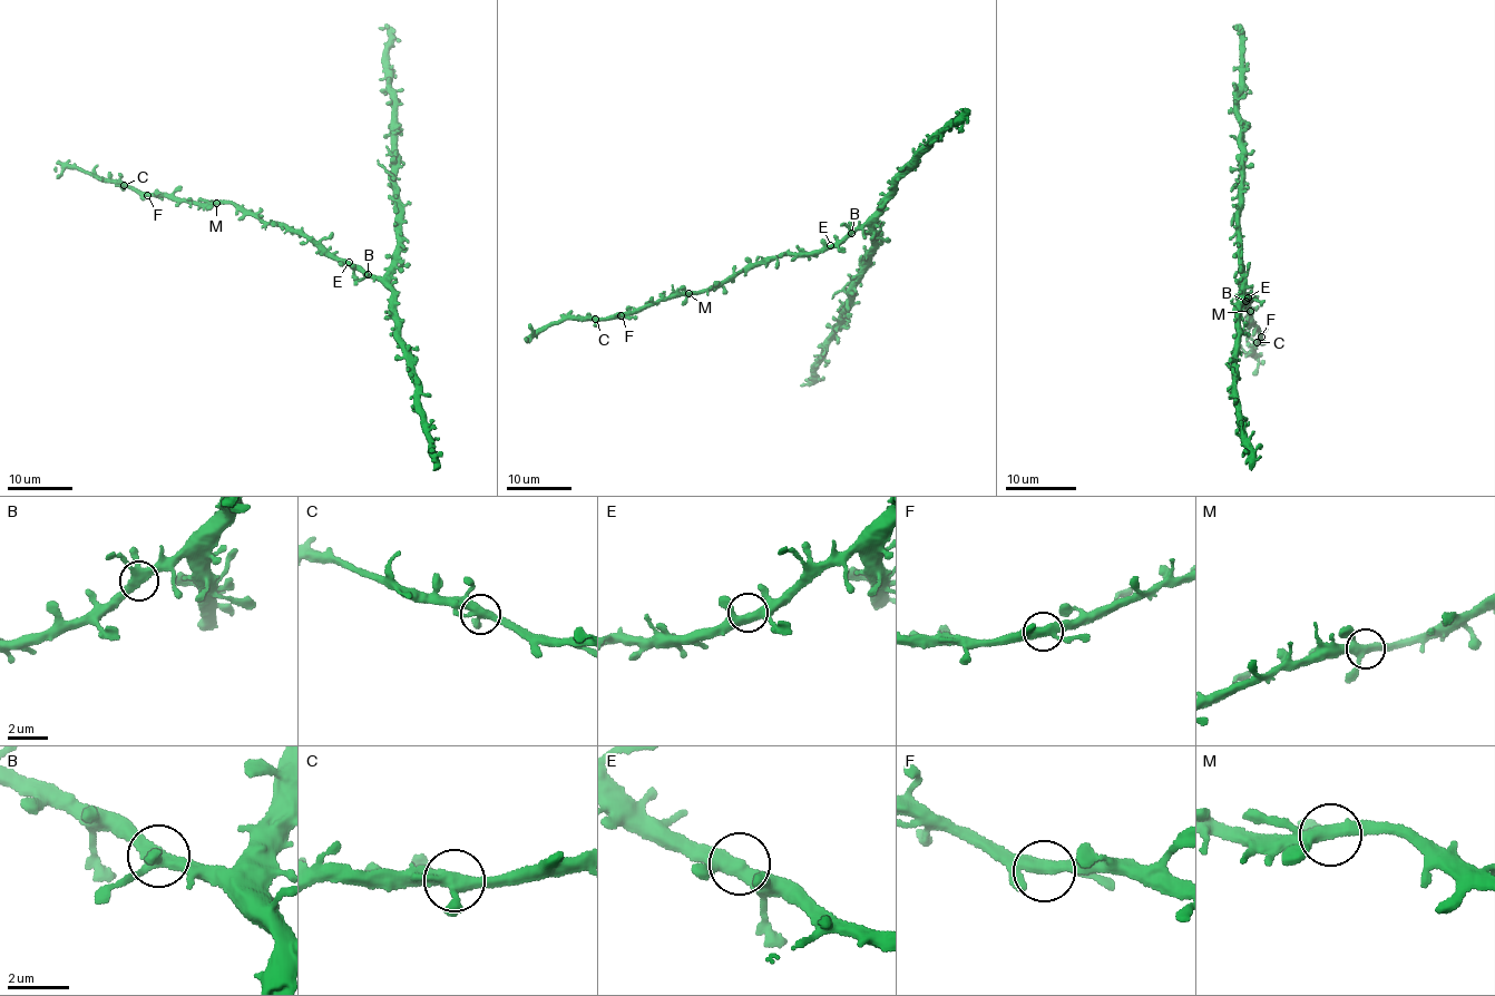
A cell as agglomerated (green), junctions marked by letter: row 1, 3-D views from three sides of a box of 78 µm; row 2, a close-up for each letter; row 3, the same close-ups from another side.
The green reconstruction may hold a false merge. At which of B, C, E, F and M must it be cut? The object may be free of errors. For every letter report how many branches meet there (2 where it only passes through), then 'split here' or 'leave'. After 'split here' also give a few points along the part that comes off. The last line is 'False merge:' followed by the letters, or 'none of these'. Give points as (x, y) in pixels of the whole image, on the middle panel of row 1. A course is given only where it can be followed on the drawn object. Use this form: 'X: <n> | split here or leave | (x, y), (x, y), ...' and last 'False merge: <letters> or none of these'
B: 4 | leave
C: 3 | leave
E: 3 | leave
F: 3 | leave
M: 4 | leave
False merge: none of these

